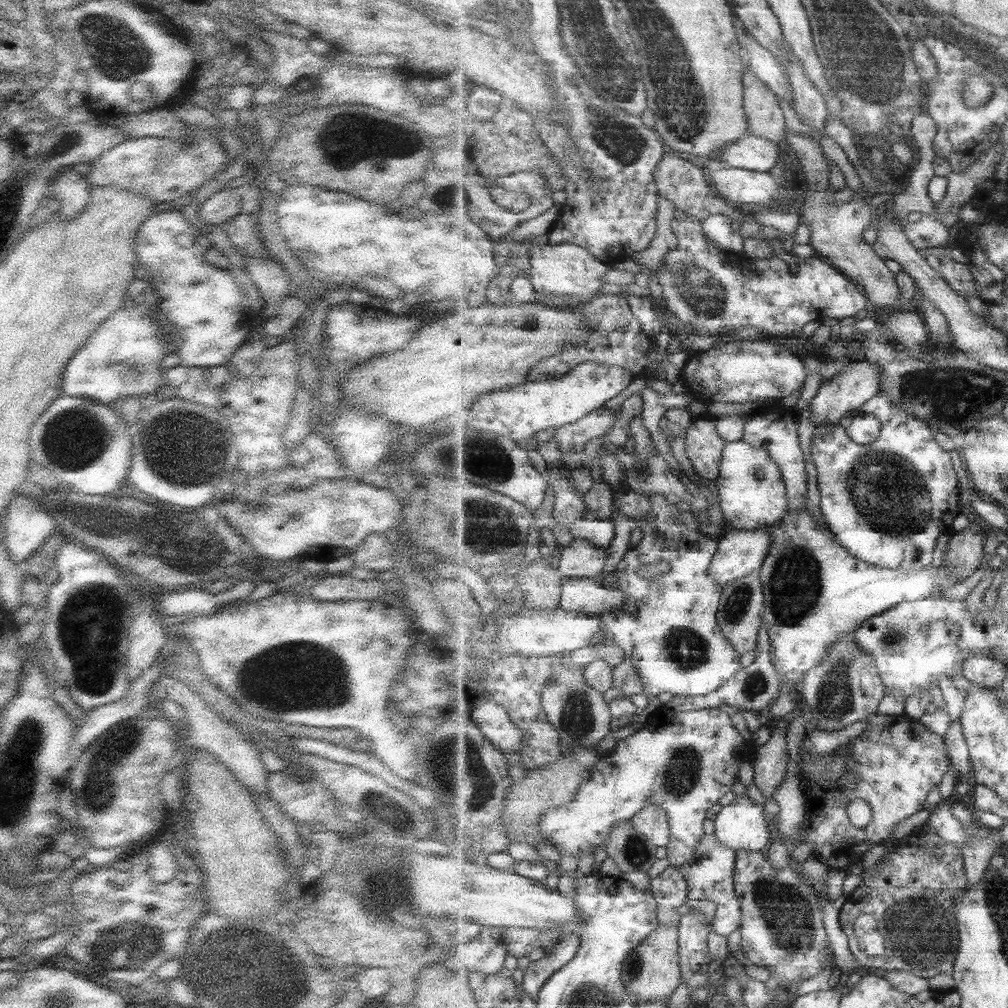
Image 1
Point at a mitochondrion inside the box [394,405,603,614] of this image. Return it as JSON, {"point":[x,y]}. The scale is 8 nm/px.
{"point":[488,462]}

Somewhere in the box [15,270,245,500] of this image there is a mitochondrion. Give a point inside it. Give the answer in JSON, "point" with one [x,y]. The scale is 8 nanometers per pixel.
{"point":[164,449]}

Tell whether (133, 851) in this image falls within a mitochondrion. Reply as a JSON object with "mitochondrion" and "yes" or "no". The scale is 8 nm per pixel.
{"mitochondrion":"no"}

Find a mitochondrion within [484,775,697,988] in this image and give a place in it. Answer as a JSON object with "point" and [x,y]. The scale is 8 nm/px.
{"point":[636,852]}

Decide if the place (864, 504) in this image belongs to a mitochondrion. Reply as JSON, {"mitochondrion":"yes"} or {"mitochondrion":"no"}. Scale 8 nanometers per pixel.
{"mitochondrion":"yes"}

